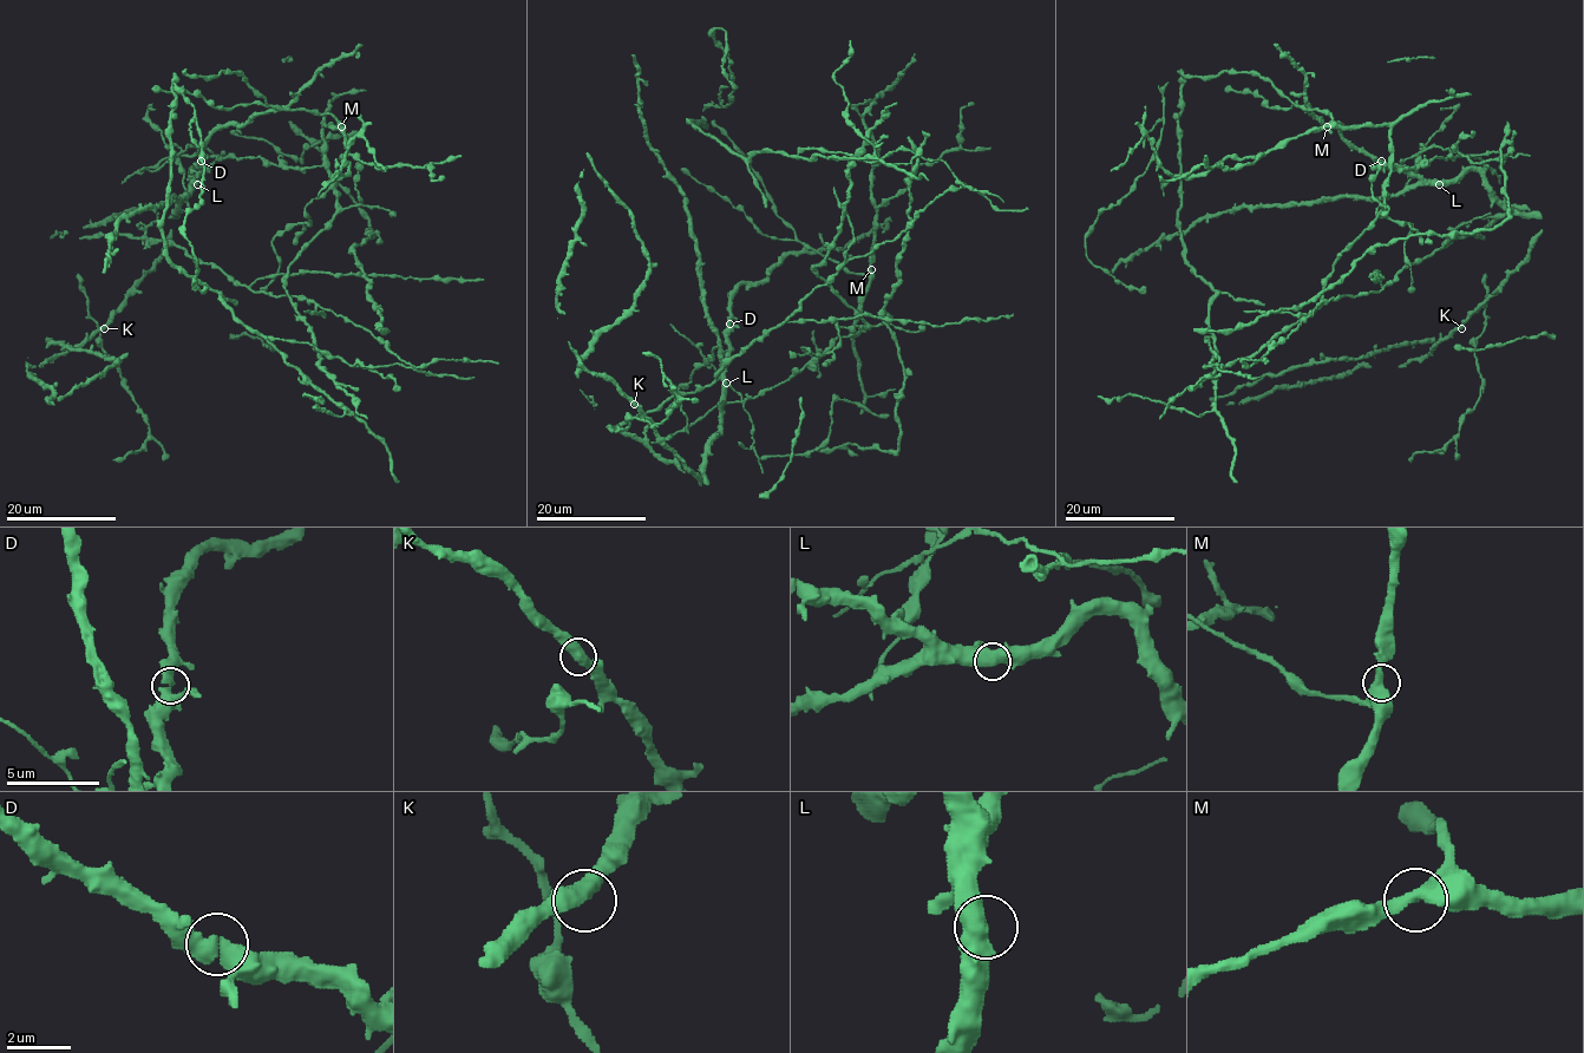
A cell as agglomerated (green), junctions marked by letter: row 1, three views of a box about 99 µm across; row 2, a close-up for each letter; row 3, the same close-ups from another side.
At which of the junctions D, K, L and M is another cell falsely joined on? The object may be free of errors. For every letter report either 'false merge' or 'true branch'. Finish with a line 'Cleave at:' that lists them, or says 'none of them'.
D: true branch
K: true branch
L: true branch
M: true branch
Cleave at: none of them

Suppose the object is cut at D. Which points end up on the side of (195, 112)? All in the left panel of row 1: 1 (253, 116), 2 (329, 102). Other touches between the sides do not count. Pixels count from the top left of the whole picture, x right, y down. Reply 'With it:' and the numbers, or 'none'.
With it: 2

